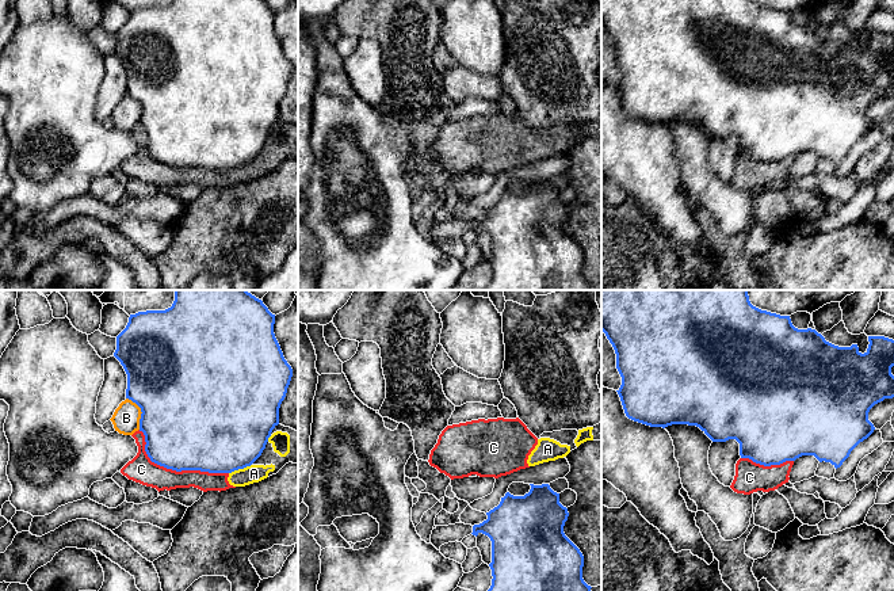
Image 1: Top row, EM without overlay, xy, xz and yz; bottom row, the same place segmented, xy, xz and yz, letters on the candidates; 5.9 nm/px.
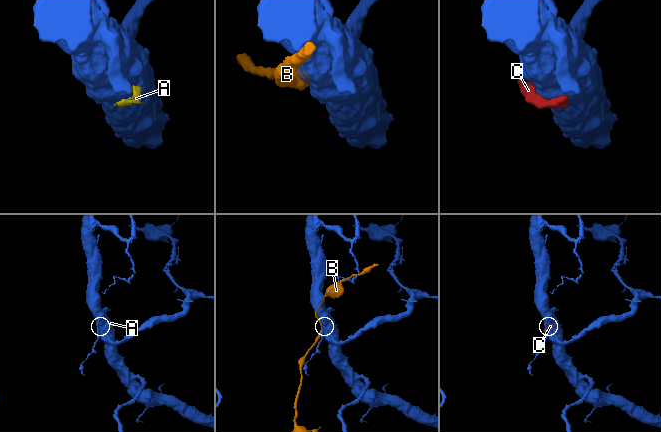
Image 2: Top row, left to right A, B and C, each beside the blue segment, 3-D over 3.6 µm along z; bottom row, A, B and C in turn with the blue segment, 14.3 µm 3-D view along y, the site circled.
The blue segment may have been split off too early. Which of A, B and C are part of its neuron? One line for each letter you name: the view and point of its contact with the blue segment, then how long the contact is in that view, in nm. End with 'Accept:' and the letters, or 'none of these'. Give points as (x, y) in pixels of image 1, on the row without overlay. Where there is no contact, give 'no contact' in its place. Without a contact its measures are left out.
Accept: none of these

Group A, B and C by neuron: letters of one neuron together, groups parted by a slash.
A C / B

